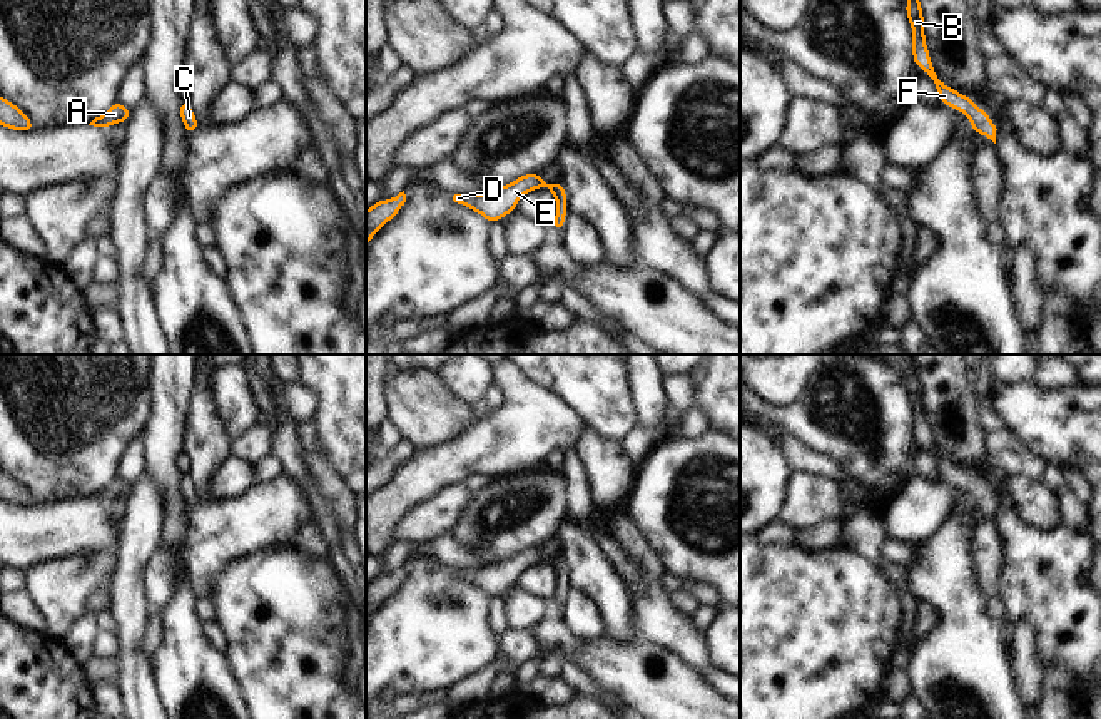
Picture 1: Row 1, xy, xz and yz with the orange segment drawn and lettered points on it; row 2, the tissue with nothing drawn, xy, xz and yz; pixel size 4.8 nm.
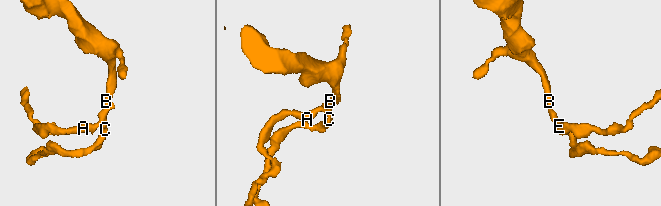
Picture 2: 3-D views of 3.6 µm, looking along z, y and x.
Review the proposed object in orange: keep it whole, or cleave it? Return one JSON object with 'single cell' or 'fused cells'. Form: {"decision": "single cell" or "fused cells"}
{"decision": "single cell"}

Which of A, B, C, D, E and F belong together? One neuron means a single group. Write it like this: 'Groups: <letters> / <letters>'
Groups: A B C D E F

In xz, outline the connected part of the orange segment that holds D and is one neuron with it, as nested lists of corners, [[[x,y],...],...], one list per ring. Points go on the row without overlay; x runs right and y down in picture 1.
[[[528,547],[520,550],[513,557],[500,562],[493,562],[481,569],[454,569],[453,575],[481,589],[488,599],[498,597],[501,592],[515,587],[518,575],[531,565],[548,563],[555,570],[555,579],[558,582],[551,600],[556,607],[565,602],[565,594],[568,589],[568,572],[566,563],[561,560],[560,553],[555,557],[545,557],[540,547]]]

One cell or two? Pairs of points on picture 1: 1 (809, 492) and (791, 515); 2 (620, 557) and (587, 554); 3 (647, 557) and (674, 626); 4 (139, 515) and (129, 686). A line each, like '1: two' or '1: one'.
1: one
2: two
3: one
4: one

